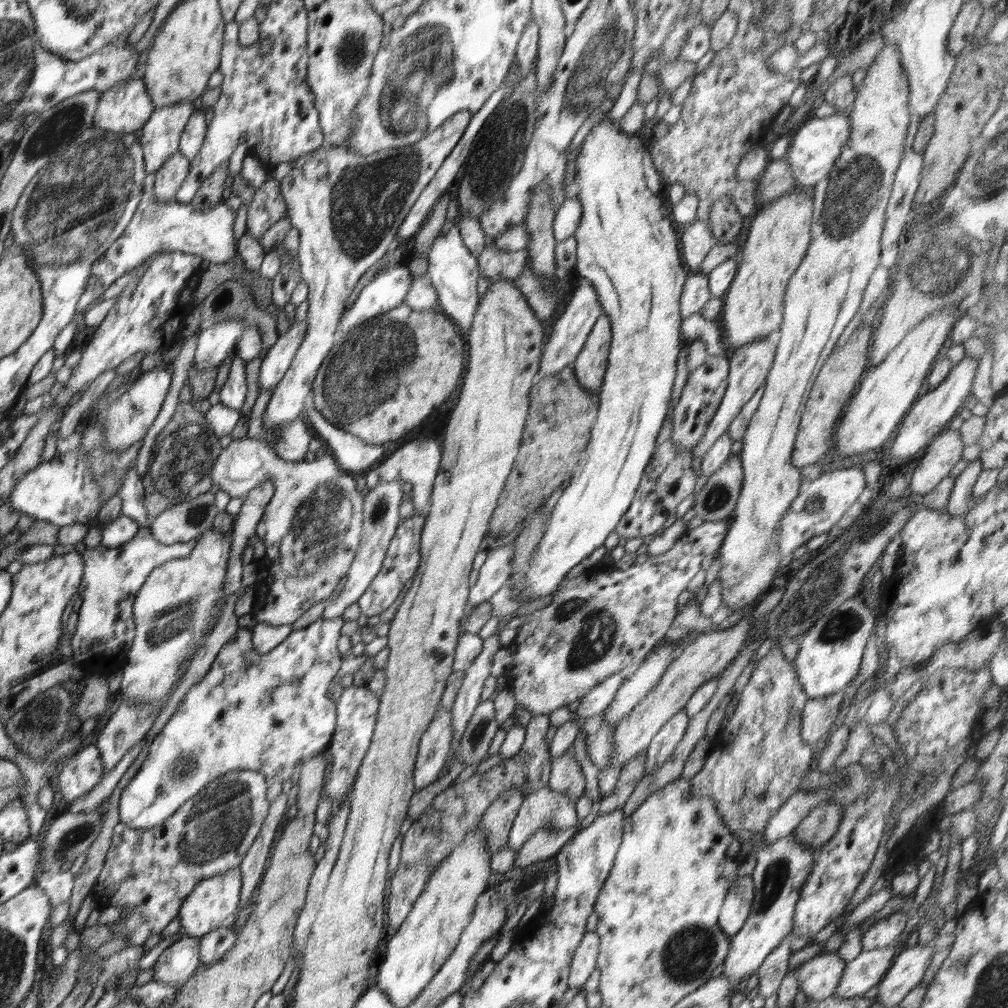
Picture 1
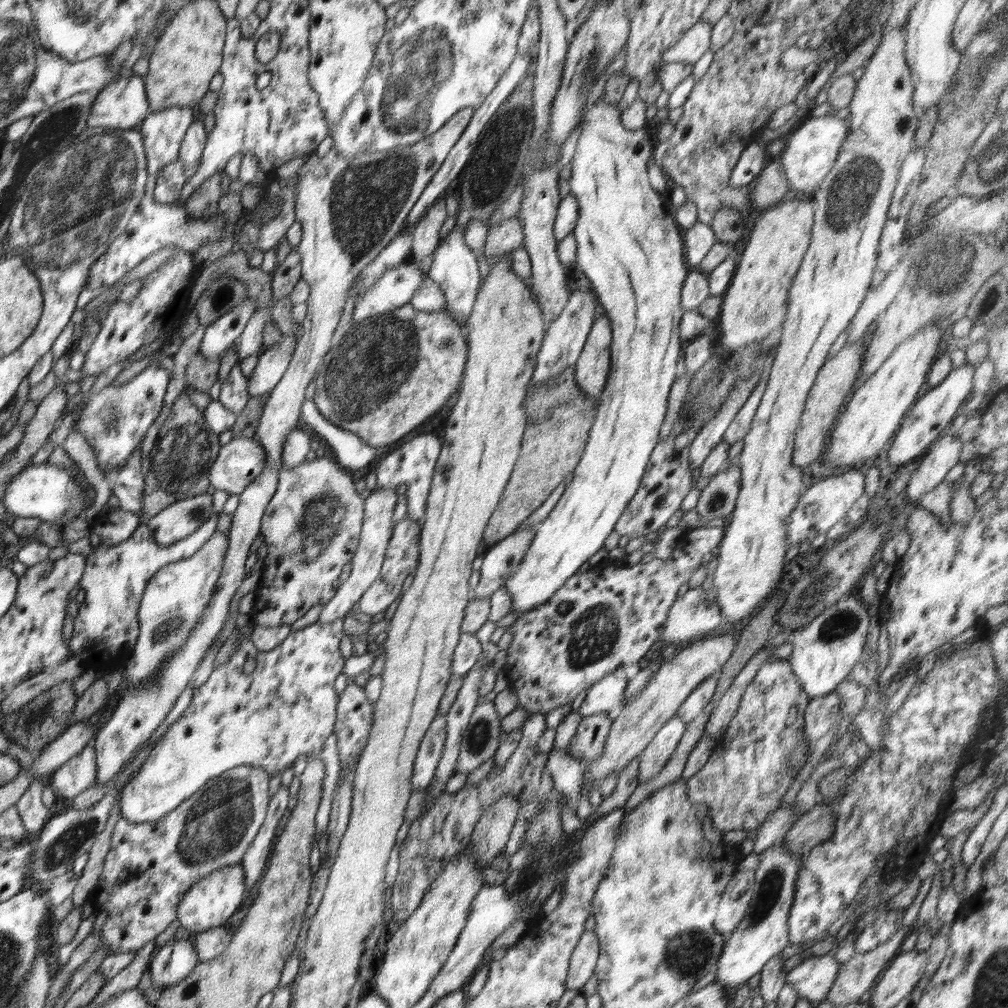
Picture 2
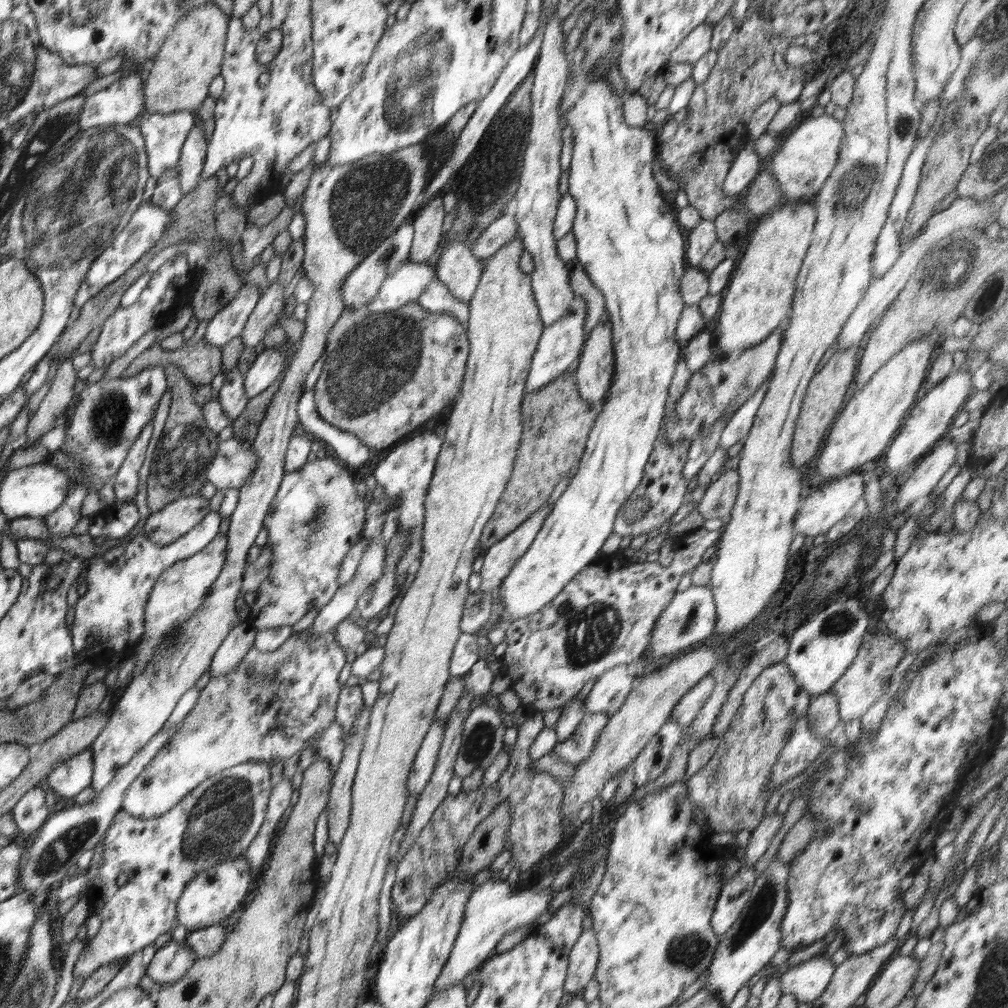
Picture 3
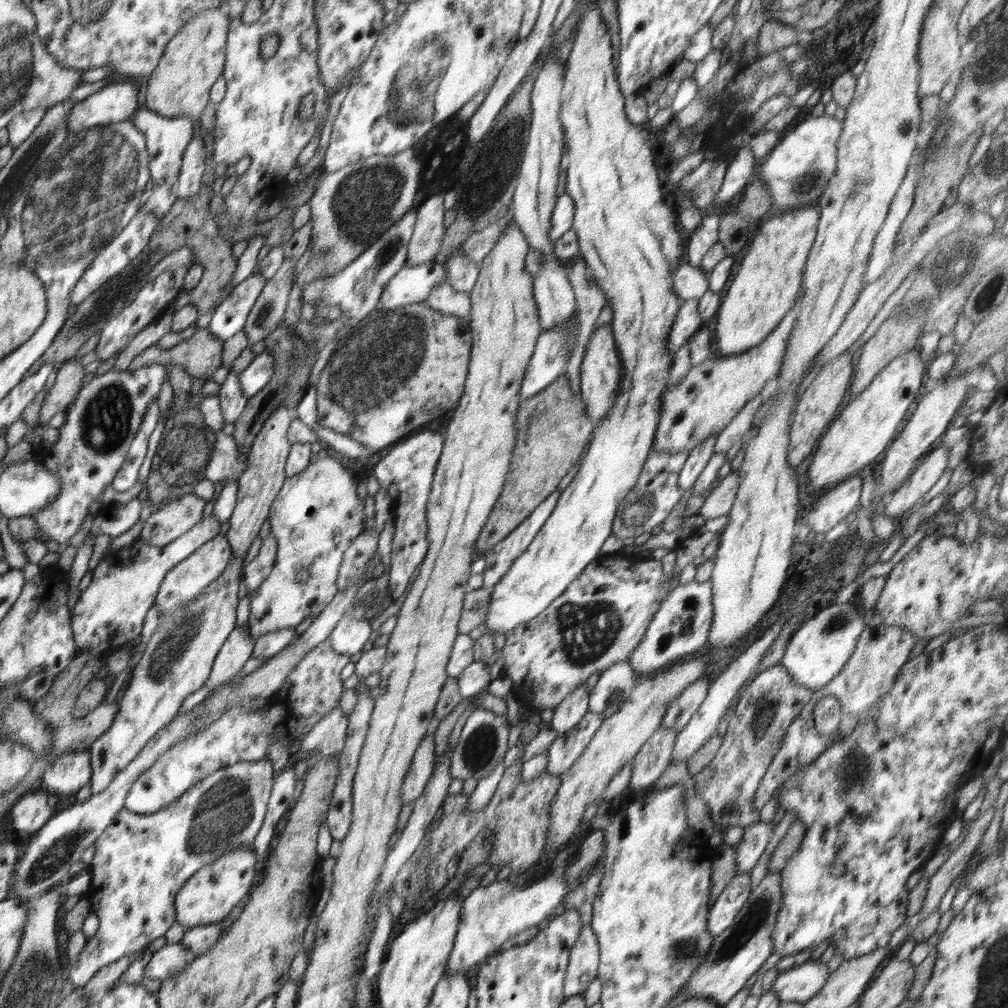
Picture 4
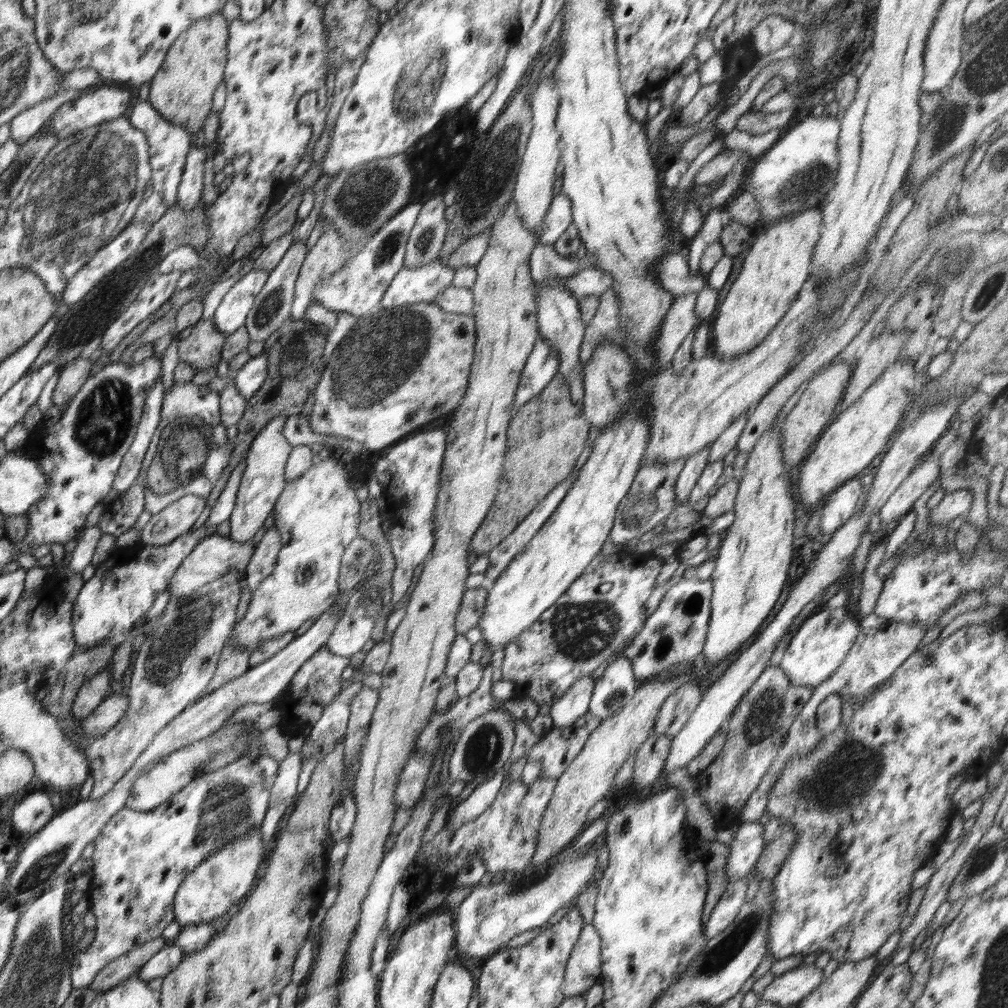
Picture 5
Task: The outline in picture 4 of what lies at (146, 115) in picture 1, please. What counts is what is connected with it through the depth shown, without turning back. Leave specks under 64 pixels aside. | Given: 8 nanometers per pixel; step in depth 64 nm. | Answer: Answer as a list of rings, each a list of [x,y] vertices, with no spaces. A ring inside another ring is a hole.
[[[125,79],[110,83],[76,102],[68,115],[68,130],[78,133],[99,125],[131,120],[138,110],[139,83]]]

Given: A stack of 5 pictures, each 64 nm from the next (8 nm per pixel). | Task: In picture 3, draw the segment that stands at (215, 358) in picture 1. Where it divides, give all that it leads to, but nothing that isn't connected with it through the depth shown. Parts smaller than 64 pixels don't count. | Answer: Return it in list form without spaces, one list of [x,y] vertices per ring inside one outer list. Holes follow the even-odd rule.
[[[243,284],[234,300],[209,320],[203,338],[205,343],[223,348],[232,338],[240,335],[250,313],[260,300],[259,292],[258,287]]]

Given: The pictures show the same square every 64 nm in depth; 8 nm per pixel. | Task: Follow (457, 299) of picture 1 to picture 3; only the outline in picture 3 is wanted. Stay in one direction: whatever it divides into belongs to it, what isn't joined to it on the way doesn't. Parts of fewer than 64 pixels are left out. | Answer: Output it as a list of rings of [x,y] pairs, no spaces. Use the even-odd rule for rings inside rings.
[[[462,240],[462,242],[454,242],[454,244],[446,248],[446,250],[440,254],[440,258],[437,260],[435,266],[436,278],[446,285],[448,292],[452,296],[459,298],[468,305],[478,286],[481,273],[481,261],[472,255],[465,240]]]

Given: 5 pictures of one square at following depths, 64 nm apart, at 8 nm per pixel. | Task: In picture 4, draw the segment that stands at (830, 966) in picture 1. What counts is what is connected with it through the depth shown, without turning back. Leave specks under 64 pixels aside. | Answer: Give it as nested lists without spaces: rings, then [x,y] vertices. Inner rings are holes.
[[[820,958],[807,960],[781,972],[772,983],[770,991],[774,991],[782,1002],[796,1001],[802,1004],[822,990],[828,977],[828,967]]]

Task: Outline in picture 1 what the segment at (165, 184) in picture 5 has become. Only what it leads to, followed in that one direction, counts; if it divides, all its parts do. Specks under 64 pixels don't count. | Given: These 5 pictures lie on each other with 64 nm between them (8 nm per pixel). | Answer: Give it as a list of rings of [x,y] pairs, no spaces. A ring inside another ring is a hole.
[[[178,102],[156,109],[140,130],[145,148],[146,171],[156,173],[172,153],[179,151],[179,142],[194,114],[193,103]]]

